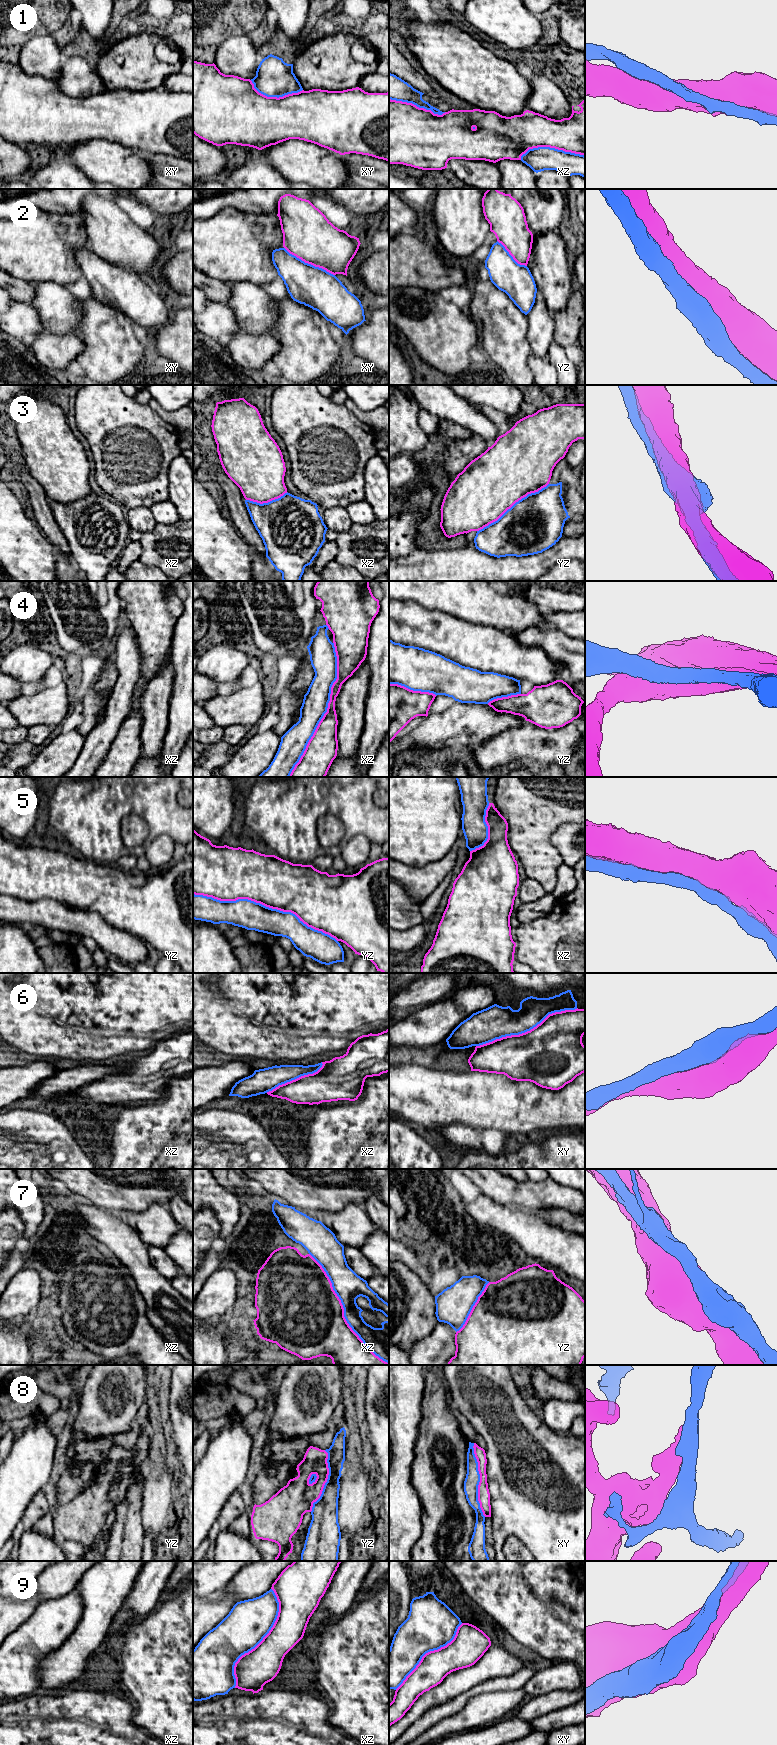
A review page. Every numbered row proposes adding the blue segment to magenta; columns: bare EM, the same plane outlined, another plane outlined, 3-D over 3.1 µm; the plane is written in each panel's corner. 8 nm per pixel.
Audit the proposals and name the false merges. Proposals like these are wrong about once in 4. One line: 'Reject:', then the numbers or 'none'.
Reject: 4, 6, 8, 9

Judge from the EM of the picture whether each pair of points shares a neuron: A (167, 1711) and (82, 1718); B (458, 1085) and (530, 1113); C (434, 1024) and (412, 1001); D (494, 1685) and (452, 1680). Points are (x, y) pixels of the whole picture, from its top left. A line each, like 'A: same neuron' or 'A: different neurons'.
A: different neurons
B: same neuron
C: different neurons
D: different neurons

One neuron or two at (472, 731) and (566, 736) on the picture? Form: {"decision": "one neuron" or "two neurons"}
{"decision": "one neuron"}

